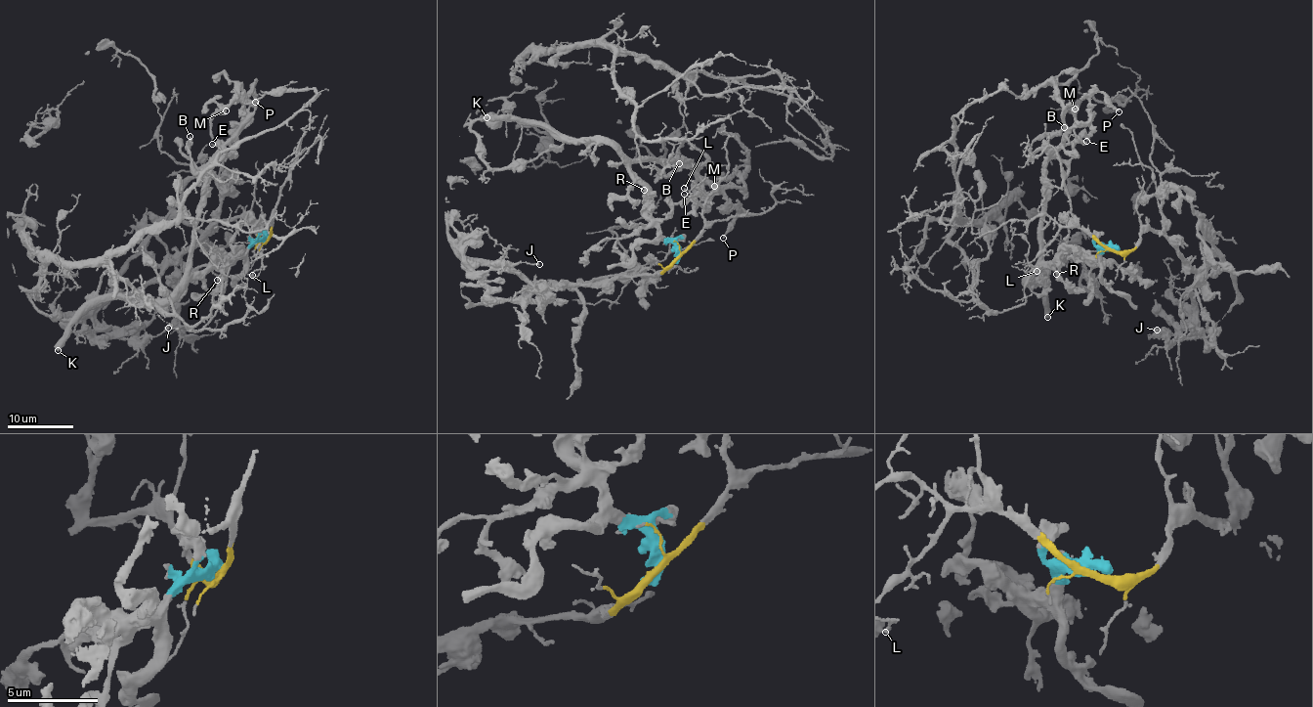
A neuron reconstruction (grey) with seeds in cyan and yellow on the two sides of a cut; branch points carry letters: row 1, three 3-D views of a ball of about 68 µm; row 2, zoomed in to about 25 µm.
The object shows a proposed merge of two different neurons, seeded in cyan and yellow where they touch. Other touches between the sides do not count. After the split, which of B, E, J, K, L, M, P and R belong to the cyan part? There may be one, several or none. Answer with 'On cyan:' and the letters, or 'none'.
On cyan: B, E, K, M, P, R

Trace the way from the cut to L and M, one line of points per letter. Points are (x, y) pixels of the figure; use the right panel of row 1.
L: (1113, 249), (1080, 229), (1062, 227), (1050, 244), (1030, 263), (1037, 267), (1036, 272)
M: (1114, 249), (1081, 260), (1069, 253), (1042, 260), (1045, 164), (1075, 136), (1076, 109)

